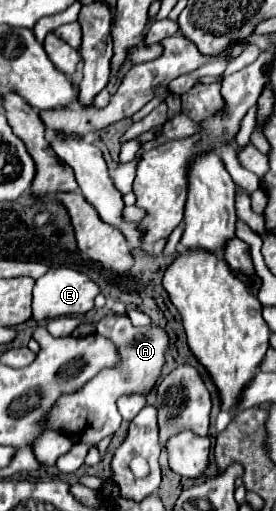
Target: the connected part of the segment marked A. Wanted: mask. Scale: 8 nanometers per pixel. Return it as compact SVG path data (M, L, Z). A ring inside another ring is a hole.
M106 313L96 323L96 333L104 335L118 347L120 361L114 367L102 369L94 379L90 379L90 383L86 383L78 391L70 395L60 395L54 409L50 409L42 419L46 431L62 433L74 445L76 443L98 445L104 437L114 435L122 423L116 401L122 395L148 395L162 375L162 369L166 365L166 353L170 349L170 335L162 327L158 325L134 327L128 315Z

